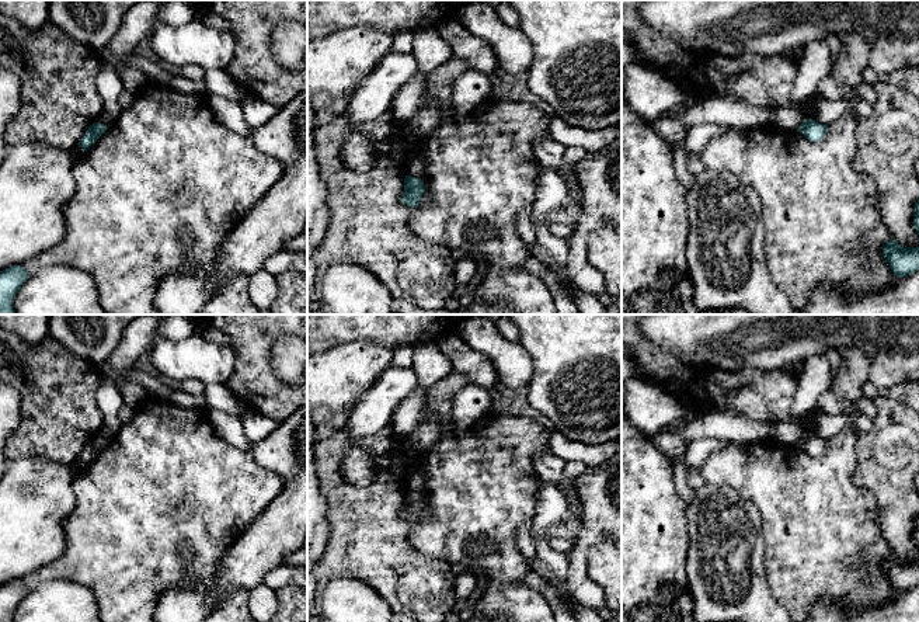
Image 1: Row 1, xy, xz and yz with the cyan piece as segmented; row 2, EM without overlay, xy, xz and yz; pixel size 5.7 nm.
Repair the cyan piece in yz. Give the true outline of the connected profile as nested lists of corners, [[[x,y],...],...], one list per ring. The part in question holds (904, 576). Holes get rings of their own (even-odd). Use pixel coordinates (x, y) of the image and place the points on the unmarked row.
[[[891,552],[883,563],[883,570],[895,591],[908,591],[919,585],[919,562],[904,562]]]

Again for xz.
[[[405,490],[404,493],[404,510],[401,517],[417,522],[420,520],[421,511],[425,507],[424,496],[417,491]]]

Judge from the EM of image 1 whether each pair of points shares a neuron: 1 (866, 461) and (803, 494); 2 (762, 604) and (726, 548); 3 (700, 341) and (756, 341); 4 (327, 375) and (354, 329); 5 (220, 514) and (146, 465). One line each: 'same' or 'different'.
1: different
2: same
3: same
4: different
5: same

